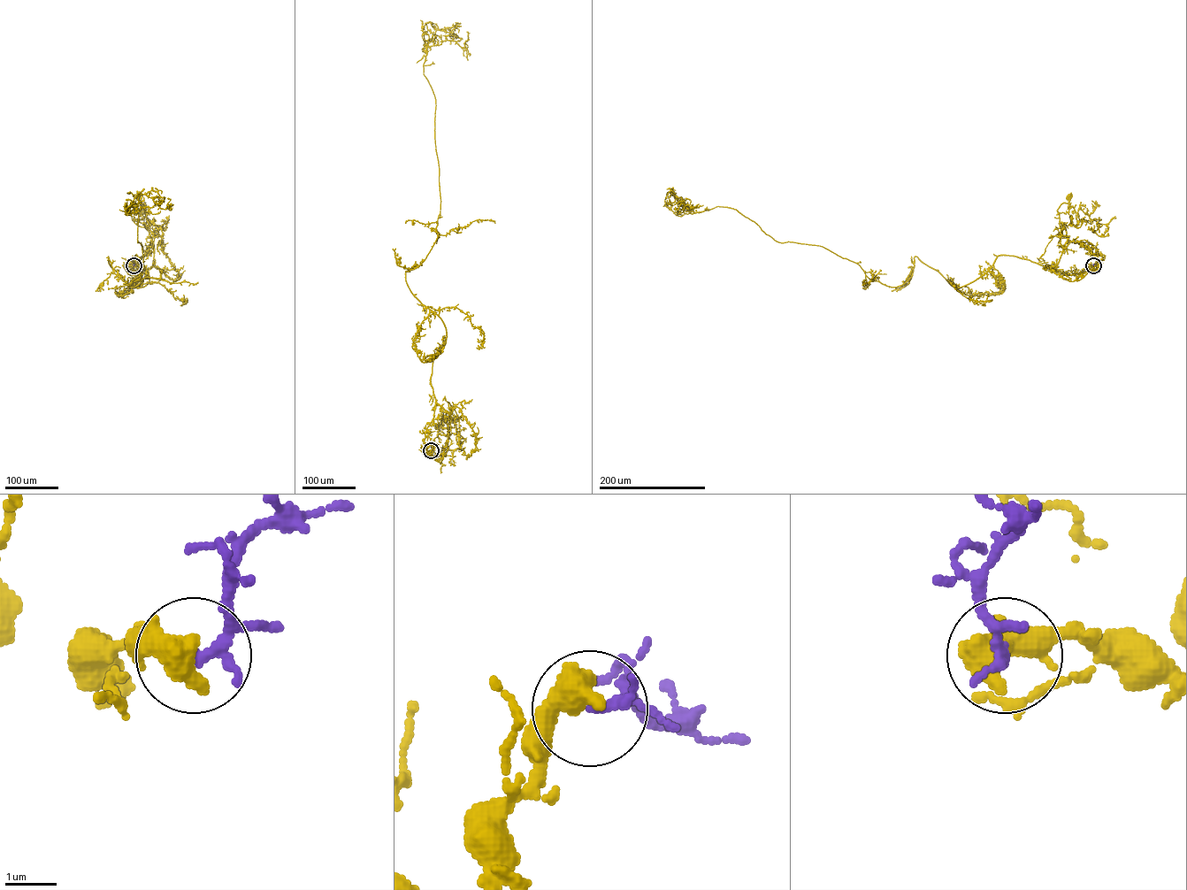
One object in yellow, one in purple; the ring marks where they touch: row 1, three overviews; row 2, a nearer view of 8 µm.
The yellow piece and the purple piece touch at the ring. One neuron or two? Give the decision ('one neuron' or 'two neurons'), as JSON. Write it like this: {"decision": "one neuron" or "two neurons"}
{"decision": "two neurons"}

